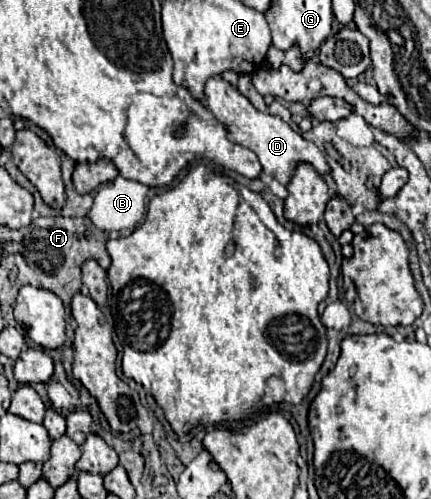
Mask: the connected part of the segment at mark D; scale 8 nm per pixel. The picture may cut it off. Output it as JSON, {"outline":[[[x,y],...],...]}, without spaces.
{"outline":[[[213,76],[205,82],[205,104],[215,114],[217,120],[221,120],[221,122],[225,122],[225,126],[229,126],[229,138],[233,138],[237,144],[243,144],[245,148],[253,150],[263,166],[263,172],[273,176],[281,184],[289,182],[289,178],[299,162],[309,162],[319,174],[329,172],[325,156],[313,142],[307,142],[299,132],[295,132],[279,116],[259,112],[233,84],[223,80],[221,76]]]}

